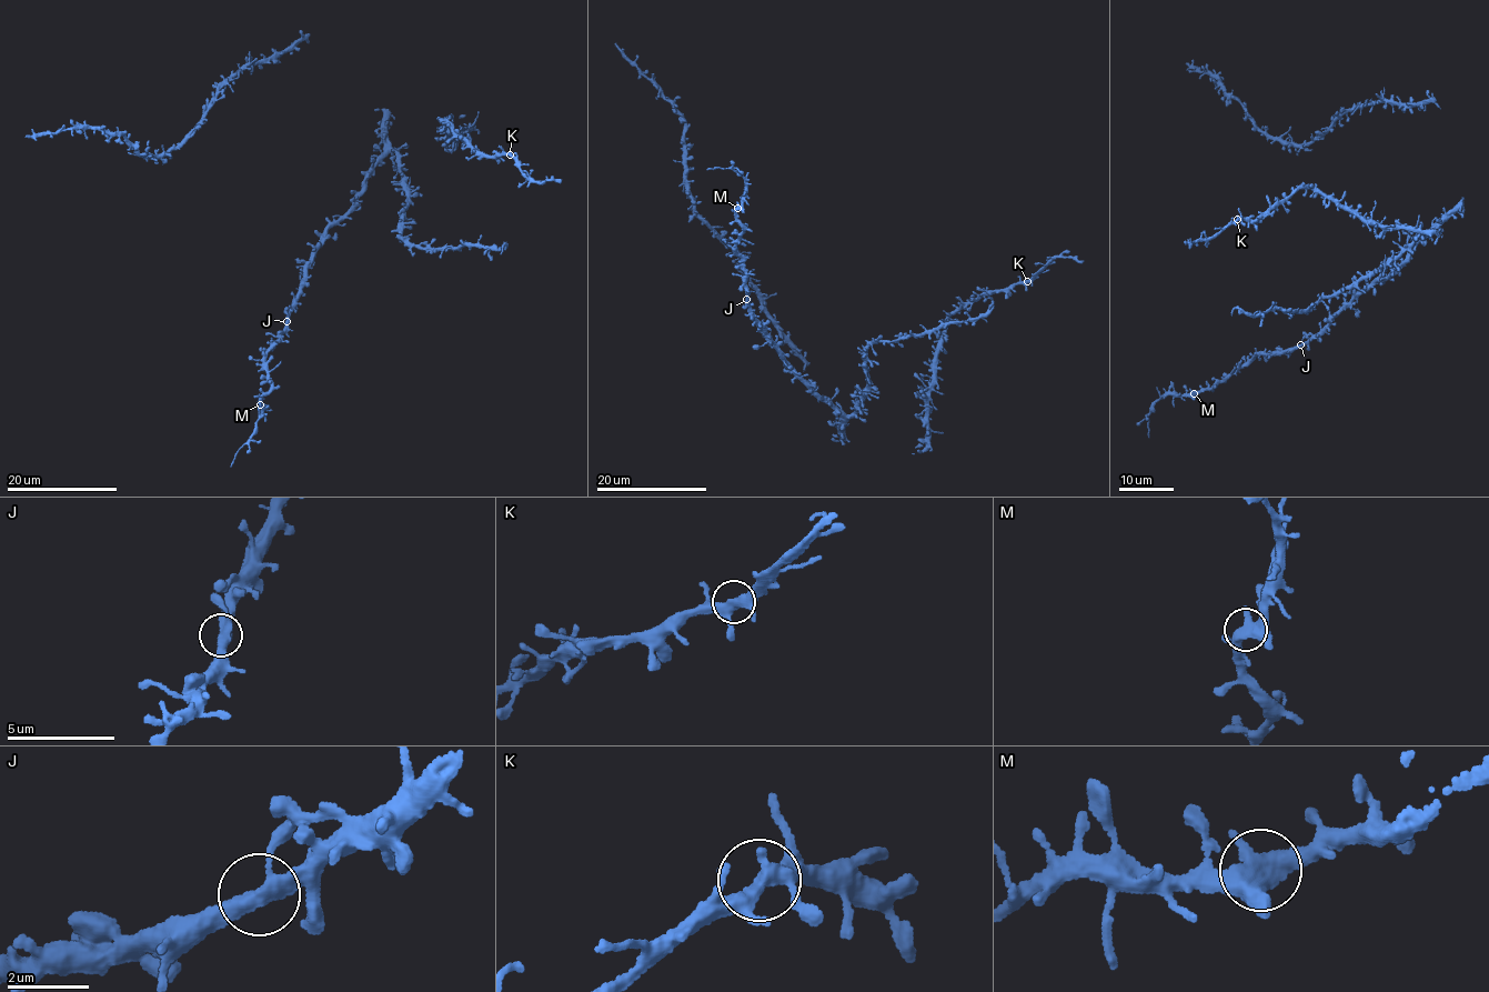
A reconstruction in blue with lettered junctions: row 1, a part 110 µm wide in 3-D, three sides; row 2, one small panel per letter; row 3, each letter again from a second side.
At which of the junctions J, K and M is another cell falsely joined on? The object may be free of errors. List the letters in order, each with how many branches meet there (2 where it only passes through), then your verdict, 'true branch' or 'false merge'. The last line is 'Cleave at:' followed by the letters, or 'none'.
J: 3 branches meet; true branch
K: 3 branches meet; true branch
M: 3 branches meet; true branch
Cleave at: none

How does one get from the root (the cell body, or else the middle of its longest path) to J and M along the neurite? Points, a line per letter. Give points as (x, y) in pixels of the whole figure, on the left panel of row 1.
J: (374, 109), (383, 113), (381, 160), (355, 203), (328, 228), (287, 321)
M: (374, 109), (383, 113), (381, 160), (317, 251), (263, 361), (270, 386), (261, 404)

